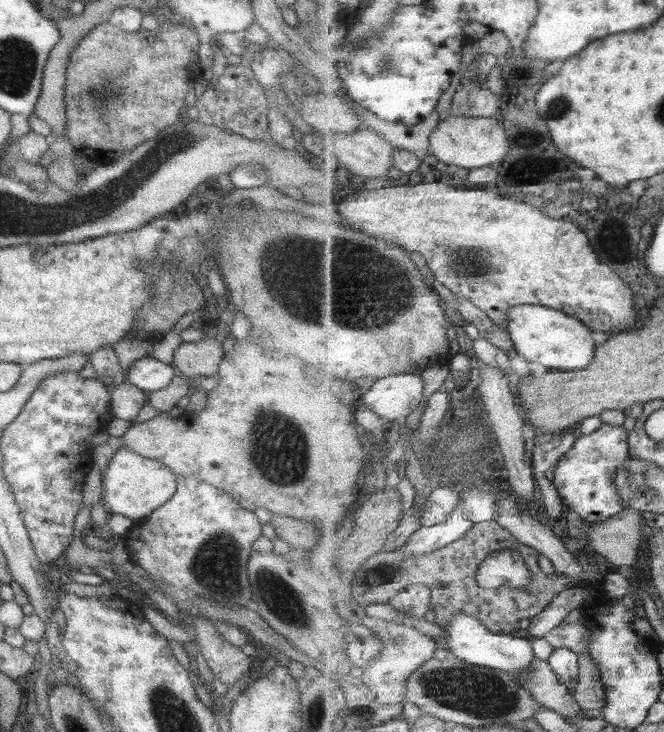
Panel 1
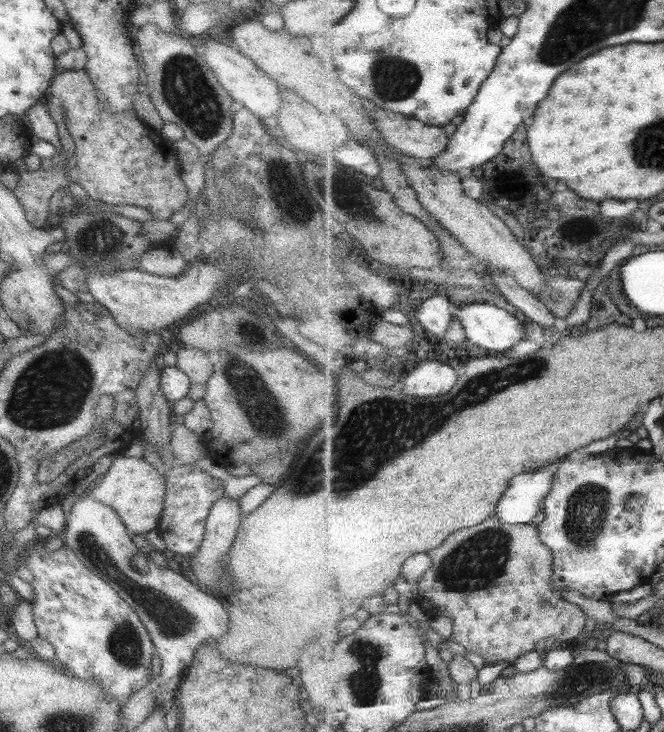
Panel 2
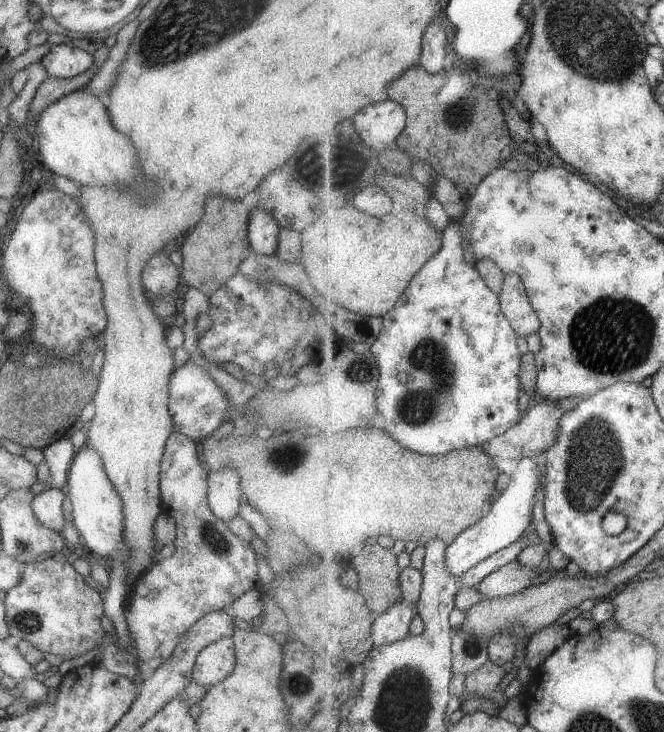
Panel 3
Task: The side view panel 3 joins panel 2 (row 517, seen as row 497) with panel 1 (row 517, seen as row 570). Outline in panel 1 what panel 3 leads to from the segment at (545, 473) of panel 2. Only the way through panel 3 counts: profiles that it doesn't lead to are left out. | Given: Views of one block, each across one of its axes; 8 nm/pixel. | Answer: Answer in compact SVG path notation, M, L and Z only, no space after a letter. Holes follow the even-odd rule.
M462 501L441 524L422 526L399 550L407 556L421 556L439 550L462 539L472 528L473 521L467 518L462 507Z

